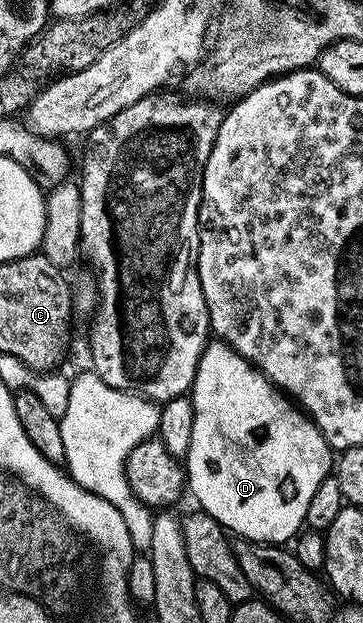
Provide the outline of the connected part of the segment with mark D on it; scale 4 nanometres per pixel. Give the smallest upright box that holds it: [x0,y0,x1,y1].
[185,339,333,545]

